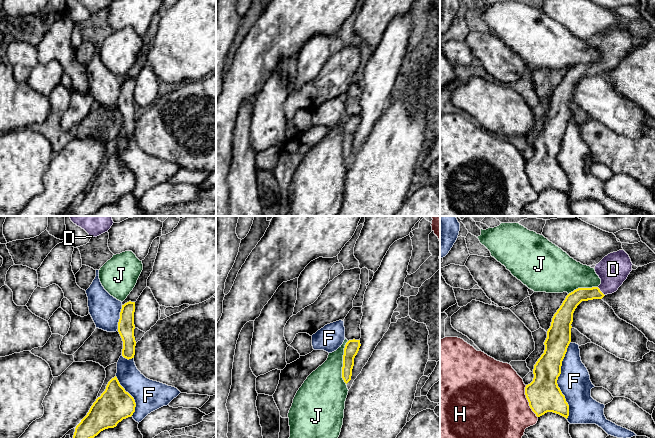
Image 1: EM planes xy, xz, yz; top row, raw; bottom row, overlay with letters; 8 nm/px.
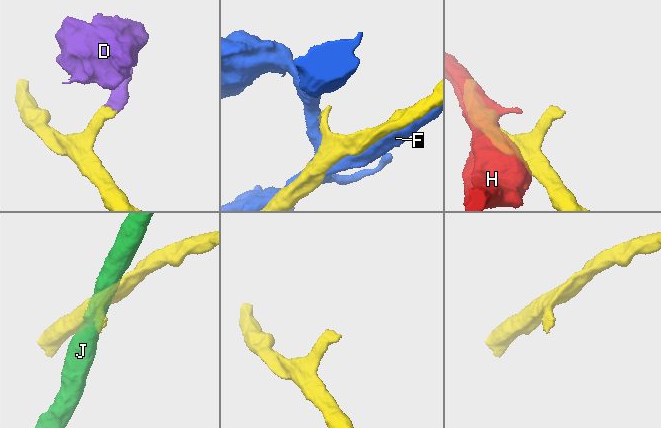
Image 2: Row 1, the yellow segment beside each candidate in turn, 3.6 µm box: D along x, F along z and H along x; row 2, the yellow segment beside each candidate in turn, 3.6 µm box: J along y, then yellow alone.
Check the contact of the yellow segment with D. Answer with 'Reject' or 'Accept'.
Accept

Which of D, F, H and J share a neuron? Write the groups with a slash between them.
D / F / H / J

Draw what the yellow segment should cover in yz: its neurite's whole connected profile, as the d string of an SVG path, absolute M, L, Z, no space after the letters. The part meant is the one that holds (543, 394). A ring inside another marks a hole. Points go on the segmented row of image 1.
M624 250L608 254L594 268L601 284L598 287L578 288L569 293L554 314L544 342L544 353L534 365L533 381L525 387L529 406L537 417L553 412L568 418L569 405L557 380L571 342L573 313L582 301L602 299L616 292L632 271L632 265Z

